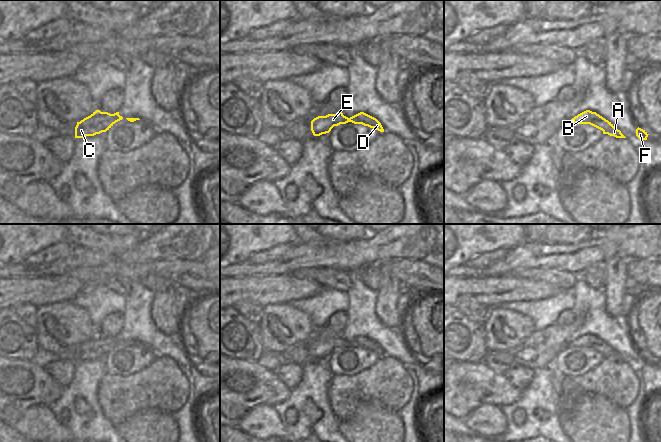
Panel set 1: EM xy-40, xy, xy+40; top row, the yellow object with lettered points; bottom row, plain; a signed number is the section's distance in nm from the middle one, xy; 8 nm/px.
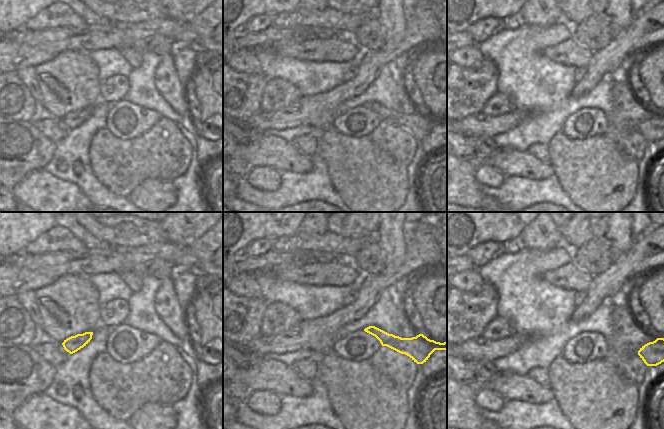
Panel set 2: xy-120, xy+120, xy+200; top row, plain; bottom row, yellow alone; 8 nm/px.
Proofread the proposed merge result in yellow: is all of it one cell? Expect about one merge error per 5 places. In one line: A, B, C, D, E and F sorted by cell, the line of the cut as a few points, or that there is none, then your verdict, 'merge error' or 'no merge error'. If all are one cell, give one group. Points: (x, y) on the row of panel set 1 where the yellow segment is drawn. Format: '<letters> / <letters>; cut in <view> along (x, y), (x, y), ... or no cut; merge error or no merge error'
A B C D E F; no cut; no merge error

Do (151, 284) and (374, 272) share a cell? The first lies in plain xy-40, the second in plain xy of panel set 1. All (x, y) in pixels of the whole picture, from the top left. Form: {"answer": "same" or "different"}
{"answer": "same"}

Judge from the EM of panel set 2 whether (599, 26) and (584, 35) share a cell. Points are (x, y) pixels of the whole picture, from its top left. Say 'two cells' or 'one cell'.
one cell

